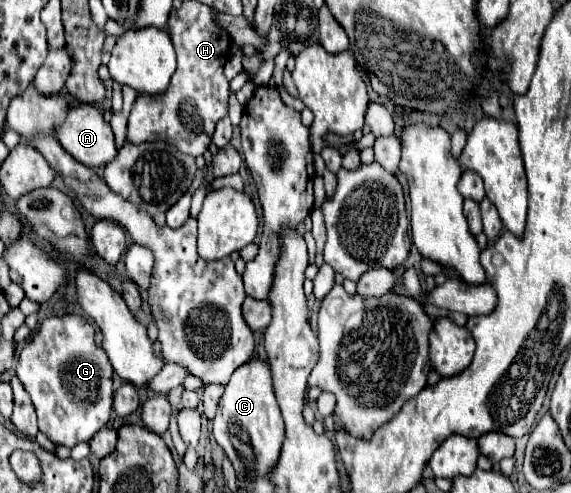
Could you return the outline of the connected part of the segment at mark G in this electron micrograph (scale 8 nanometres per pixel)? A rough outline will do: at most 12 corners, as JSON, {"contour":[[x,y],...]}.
{"contour":[[50,316],[16,376],[40,432],[88,442],[114,370],[82,316]]}

